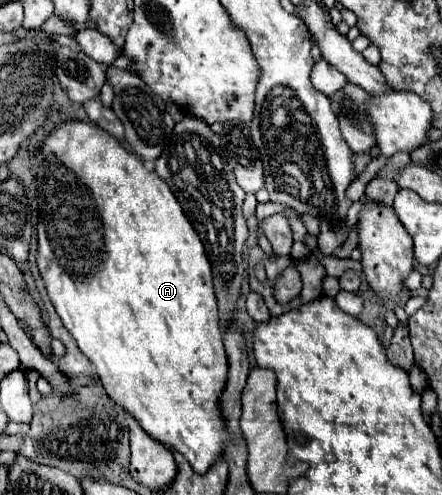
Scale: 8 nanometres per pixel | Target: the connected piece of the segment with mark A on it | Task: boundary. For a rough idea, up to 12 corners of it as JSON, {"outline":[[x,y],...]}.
{"outline":[[91,121],[31,161],[37,267],[113,401],[203,473],[213,273]]}

